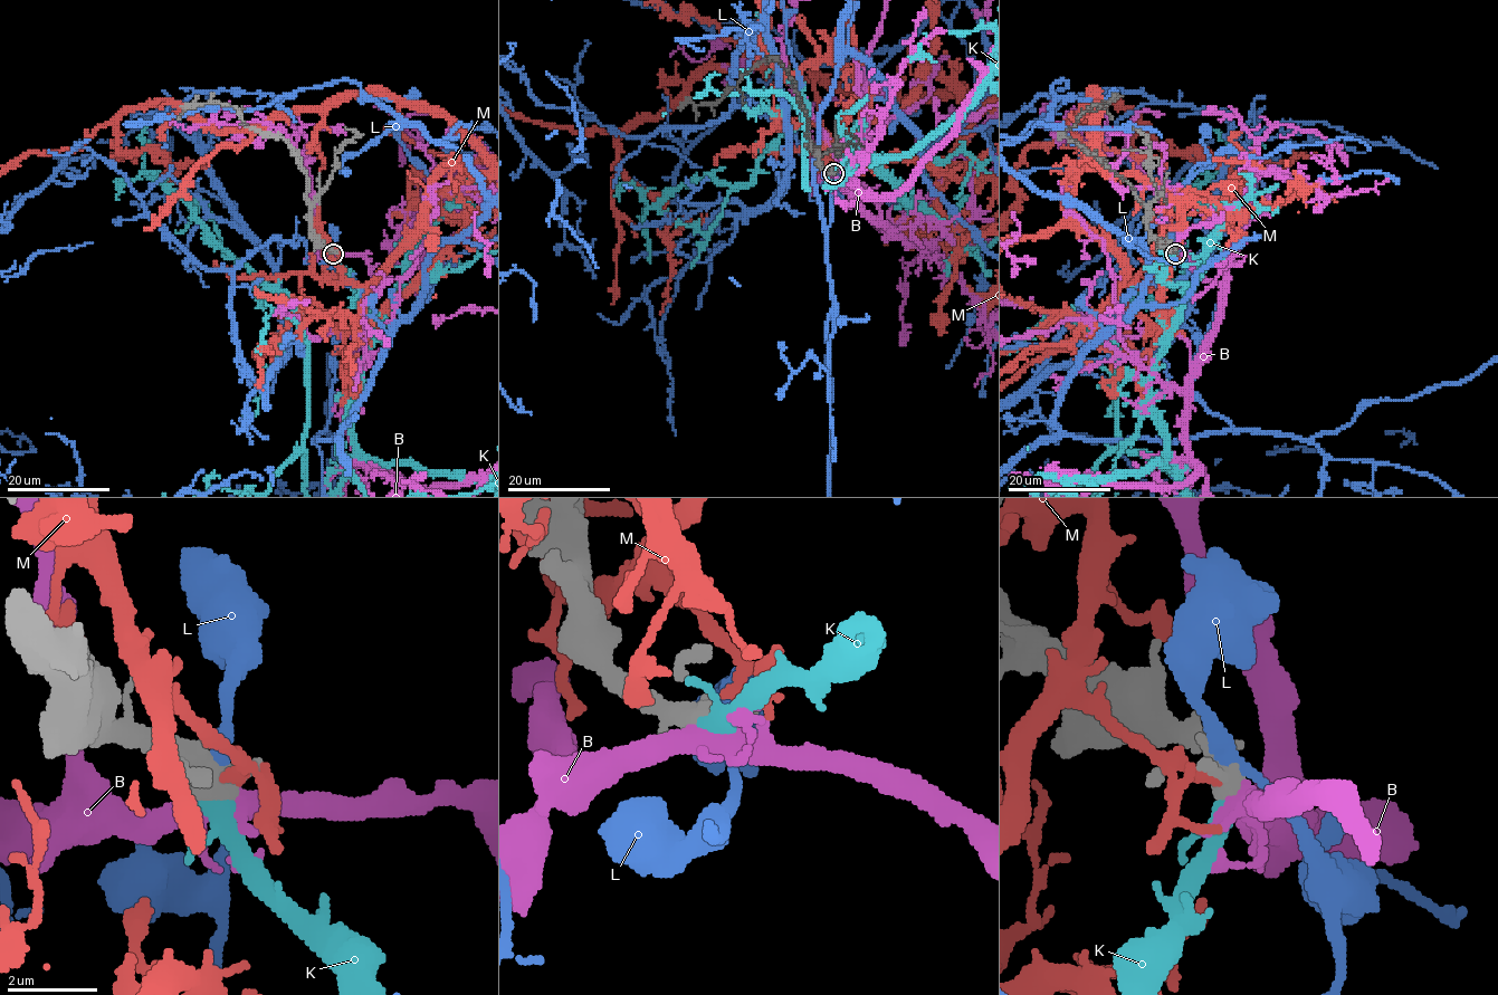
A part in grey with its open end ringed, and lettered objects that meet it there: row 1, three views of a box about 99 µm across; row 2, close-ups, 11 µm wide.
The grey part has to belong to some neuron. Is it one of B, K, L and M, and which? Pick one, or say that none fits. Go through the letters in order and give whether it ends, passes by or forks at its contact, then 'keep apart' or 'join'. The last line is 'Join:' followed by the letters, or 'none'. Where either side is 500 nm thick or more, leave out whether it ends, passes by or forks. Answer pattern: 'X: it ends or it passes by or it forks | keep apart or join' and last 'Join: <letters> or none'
B: it forks | keep apart
K: it passes by | join
L: it passes by | keep apart
M: it passes by | keep apart
Join: K

